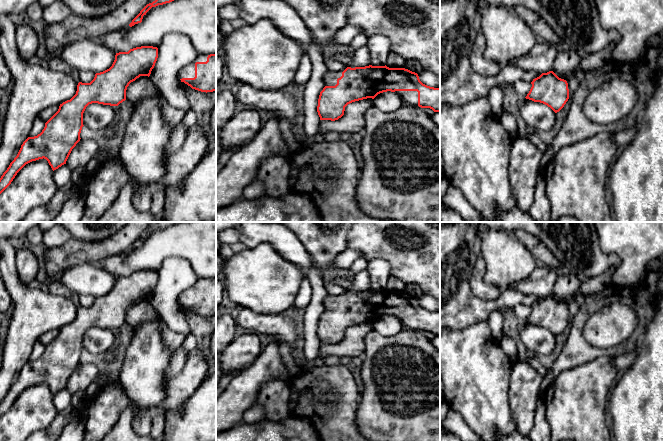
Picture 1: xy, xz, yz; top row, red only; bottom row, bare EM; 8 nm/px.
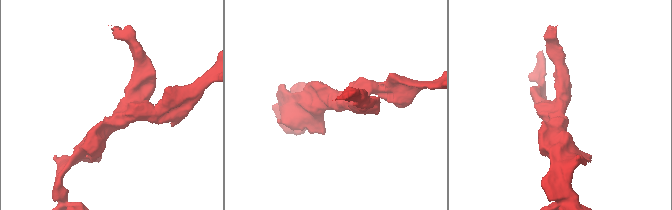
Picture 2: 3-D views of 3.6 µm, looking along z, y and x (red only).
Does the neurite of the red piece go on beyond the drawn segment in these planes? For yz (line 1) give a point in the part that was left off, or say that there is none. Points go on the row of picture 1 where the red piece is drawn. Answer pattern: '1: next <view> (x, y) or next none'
1: next none

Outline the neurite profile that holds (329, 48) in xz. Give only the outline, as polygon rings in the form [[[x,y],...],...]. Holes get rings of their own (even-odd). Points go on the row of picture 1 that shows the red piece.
[[[333,37],[330,38],[322,48],[322,56],[328,70],[335,71],[335,72],[343,72],[347,65],[343,64],[340,61],[334,61],[332,56],[339,48],[335,45]]]

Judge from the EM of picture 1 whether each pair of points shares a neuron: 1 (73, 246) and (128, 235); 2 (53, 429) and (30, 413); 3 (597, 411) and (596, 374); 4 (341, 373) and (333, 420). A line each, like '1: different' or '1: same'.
1: same
2: different
3: same
4: same

